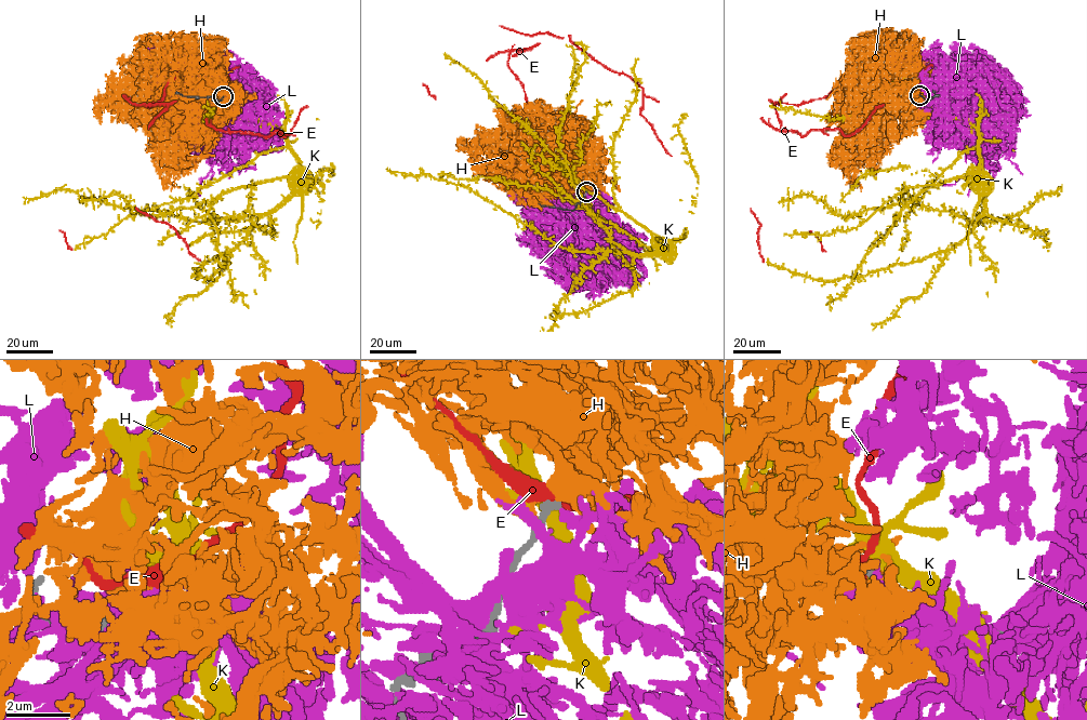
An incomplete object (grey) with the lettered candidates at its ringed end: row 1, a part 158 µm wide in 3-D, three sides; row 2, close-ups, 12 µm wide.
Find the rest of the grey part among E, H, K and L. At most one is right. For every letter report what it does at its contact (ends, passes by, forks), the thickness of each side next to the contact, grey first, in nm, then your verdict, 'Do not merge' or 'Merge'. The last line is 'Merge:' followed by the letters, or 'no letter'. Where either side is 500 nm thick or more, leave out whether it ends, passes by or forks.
E: It passes by. Thickness 260 nm (grey) against 440 nm. Do not merge
H: It forks there. Thickness 300 nm (grey) against 260 nm. Do not merge
K: It forks there. Thickness 300 nm (grey) against 300 nm. Do not merge
L: It ends there. Thickness 240 nm (grey) against 280 nm. Do not merge
Merge: no letter

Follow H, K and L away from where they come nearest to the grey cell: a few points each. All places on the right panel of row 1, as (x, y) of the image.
H: (920, 95), (873, 101), (867, 123)
K: (922, 95), (976, 130), (983, 211), (972, 222), (928, 210), (903, 189), (898, 204)
L: (920, 95), (931, 100), (957, 71)

